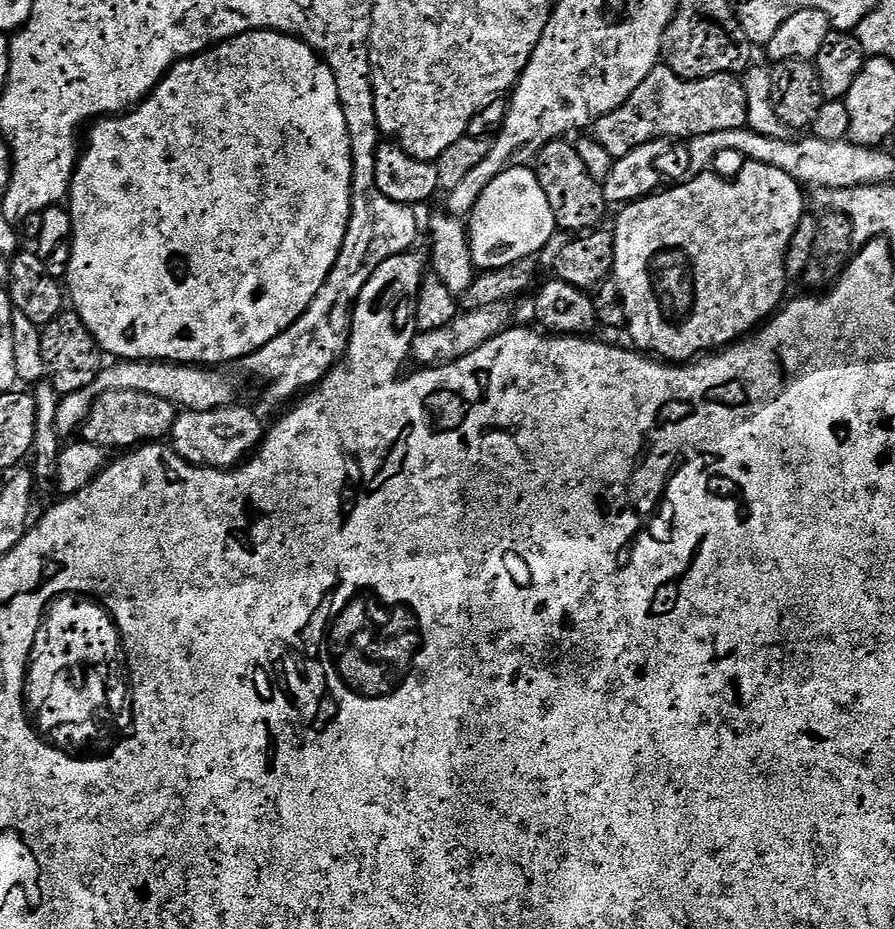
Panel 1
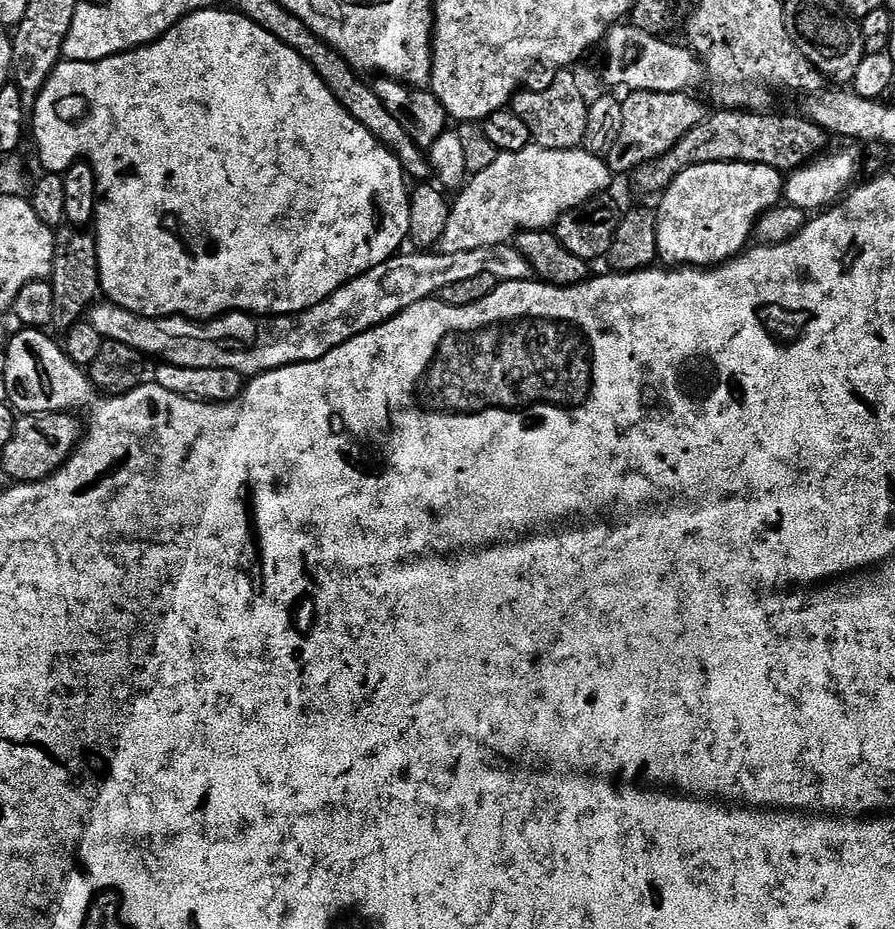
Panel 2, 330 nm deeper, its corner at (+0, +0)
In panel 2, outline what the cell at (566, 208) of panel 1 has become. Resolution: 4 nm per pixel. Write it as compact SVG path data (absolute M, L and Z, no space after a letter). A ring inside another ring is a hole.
M560 70L555 75L545 88L540 88L537 92L517 91L510 101L510 110L518 114L518 118L522 118L532 135L532 144L535 147L550 150L581 147L587 130L589 101L584 101L572 70Z

